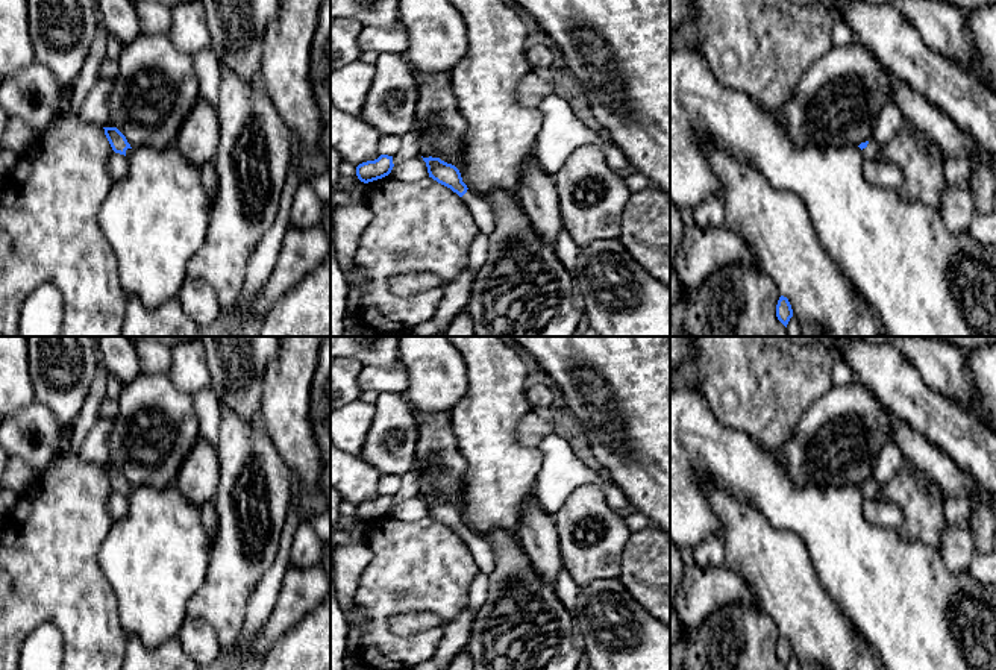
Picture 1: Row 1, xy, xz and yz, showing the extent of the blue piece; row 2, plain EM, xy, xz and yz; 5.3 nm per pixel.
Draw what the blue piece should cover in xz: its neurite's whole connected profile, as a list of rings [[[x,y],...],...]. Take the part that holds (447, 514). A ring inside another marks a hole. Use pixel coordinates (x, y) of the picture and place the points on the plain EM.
[[[432,496],[423,497],[423,500],[426,502],[429,517],[456,532],[468,547],[479,571],[490,575],[496,565],[496,558],[488,541],[467,528],[455,505]]]

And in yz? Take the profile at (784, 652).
[[[781,635],[776,644],[776,656],[787,667],[793,656],[793,649],[787,637]]]

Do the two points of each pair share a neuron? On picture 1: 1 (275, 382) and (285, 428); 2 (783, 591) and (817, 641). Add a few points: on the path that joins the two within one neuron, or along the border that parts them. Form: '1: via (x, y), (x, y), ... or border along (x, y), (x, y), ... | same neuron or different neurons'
1: via (285, 393), (285, 417) | same neuron
2: via (795, 604), (816, 629) | same neuron

